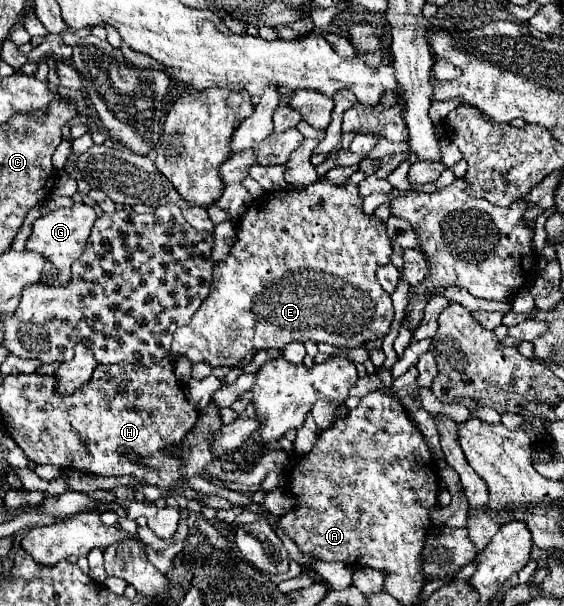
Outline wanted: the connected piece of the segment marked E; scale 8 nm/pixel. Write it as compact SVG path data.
M322 176L320 180L316 180L314 184L304 186L304 188L282 188L282 190L276 190L276 192L266 192L260 198L254 198L252 204L248 206L246 214L242 216L242 220L238 224L238 232L236 232L236 242L234 242L230 254L228 254L228 258L214 266L214 278L212 278L208 298L200 304L200 308L196 310L192 320L174 332L170 354L186 356L192 364L208 362L212 368L216 368L216 366L230 366L232 368L252 350L284 348L290 342L308 342L308 340L312 340L312 342L328 342L328 344L332 344L336 348L360 348L370 340L384 338L388 334L390 322L394 318L394 306L392 306L390 294L386 294L382 290L380 282L376 280L376 270L380 266L388 266L390 256L392 256L392 244L390 244L390 238L386 236L386 226L374 214L370 214L370 216L364 214L362 196L358 194L356 184L348 182L344 186L336 186L336 184L328 182Z

